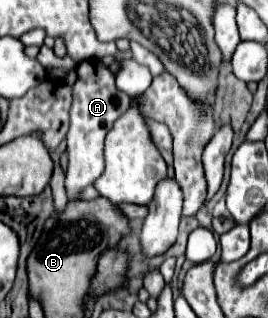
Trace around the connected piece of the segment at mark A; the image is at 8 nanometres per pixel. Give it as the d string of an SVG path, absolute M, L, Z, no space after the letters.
M82 61L78 67L78 79L74 83L74 105L70 109L70 131L68 131L68 171L66 171L66 193L72 201L80 199L84 187L94 185L94 181L104 171L104 137L112 123L128 109L130 95L122 93L114 85L114 75L108 67L98 61Z

